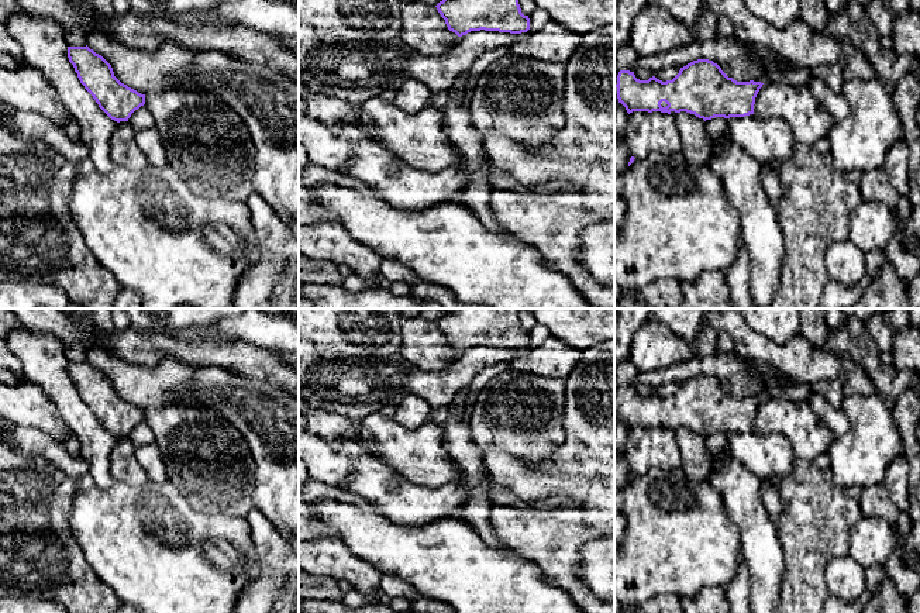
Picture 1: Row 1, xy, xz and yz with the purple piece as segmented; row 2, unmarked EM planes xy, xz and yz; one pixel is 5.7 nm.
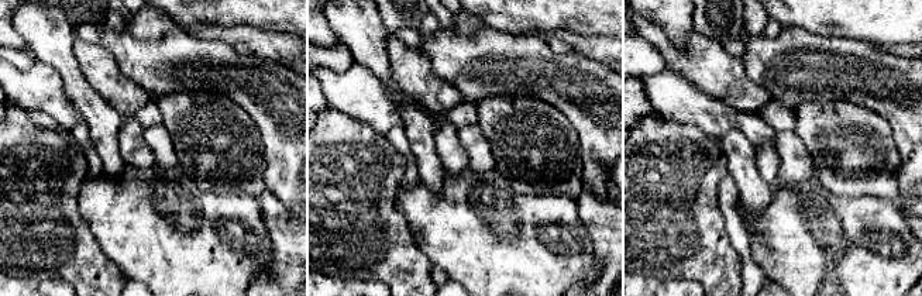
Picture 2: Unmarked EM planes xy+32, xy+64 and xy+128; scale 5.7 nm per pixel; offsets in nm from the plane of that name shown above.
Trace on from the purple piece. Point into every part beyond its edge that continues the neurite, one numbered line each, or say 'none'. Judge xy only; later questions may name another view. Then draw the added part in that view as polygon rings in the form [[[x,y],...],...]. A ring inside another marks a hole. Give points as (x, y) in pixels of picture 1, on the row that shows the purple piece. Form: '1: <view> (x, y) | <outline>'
none

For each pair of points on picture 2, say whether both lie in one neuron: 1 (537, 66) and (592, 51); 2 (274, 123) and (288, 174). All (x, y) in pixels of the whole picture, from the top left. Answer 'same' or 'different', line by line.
1: different
2: same

